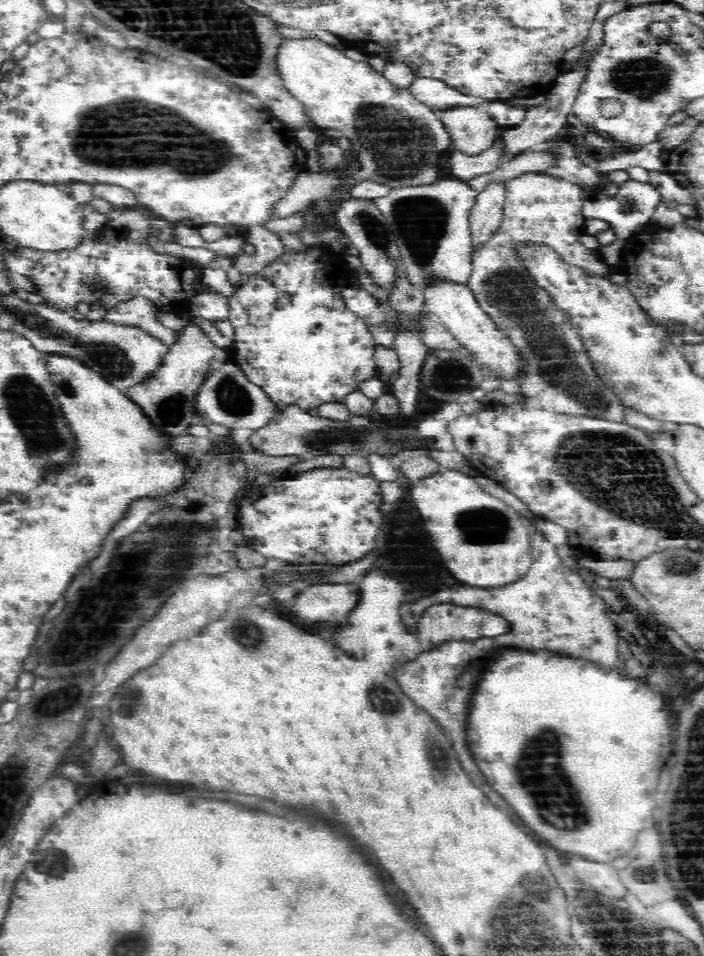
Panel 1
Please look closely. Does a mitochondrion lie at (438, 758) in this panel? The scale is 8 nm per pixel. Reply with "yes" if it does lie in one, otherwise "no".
yes

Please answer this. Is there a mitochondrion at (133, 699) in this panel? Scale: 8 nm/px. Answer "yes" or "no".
yes

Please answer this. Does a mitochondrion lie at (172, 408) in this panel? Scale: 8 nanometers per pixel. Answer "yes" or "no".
yes

